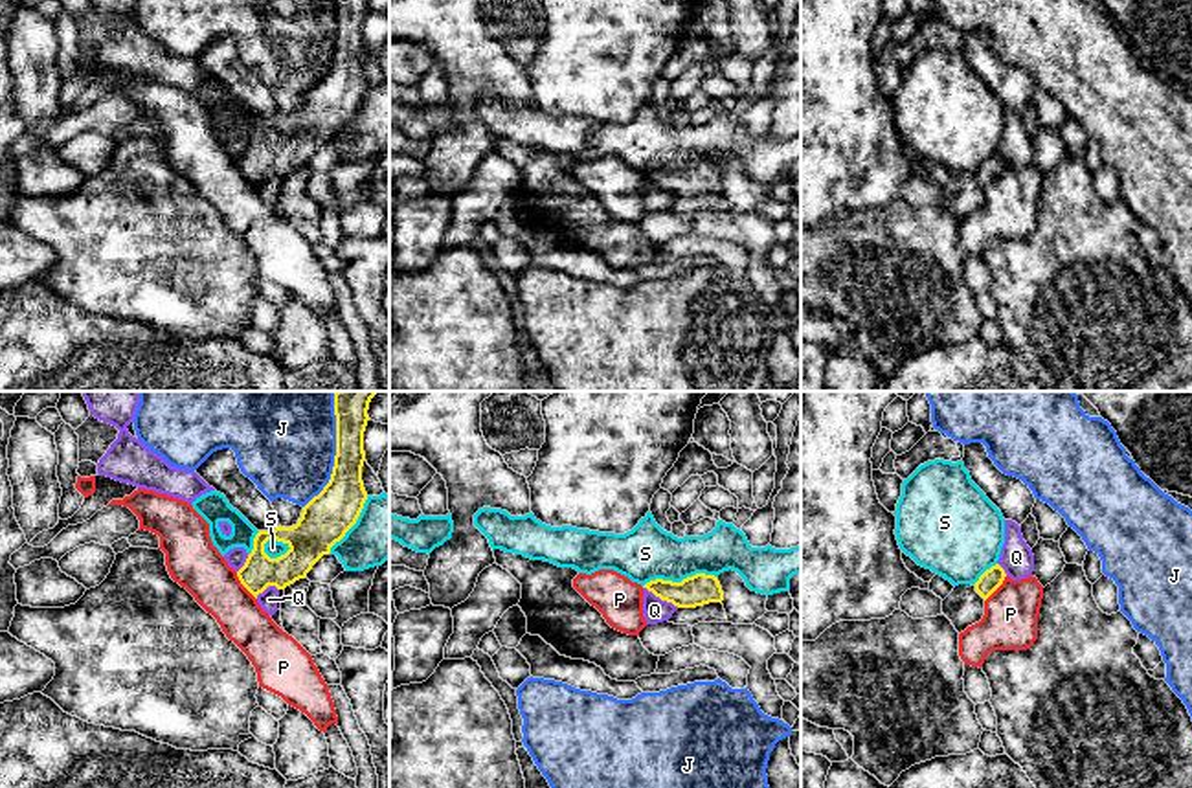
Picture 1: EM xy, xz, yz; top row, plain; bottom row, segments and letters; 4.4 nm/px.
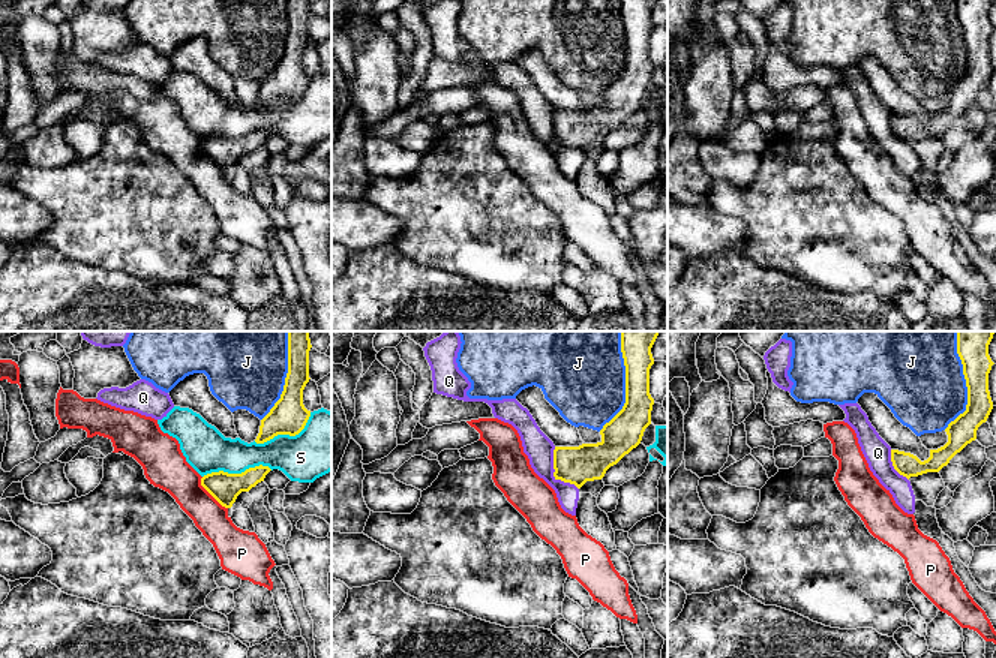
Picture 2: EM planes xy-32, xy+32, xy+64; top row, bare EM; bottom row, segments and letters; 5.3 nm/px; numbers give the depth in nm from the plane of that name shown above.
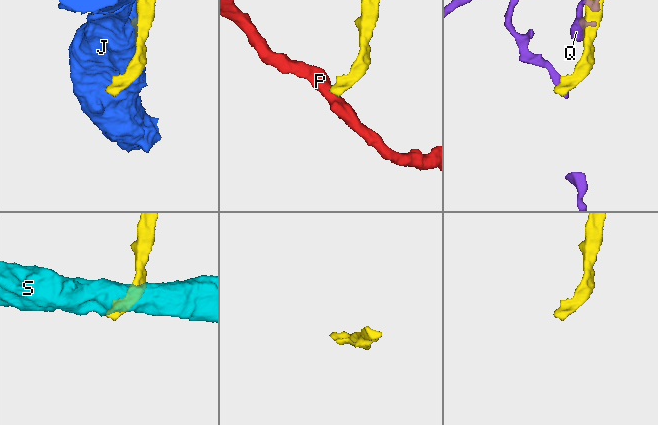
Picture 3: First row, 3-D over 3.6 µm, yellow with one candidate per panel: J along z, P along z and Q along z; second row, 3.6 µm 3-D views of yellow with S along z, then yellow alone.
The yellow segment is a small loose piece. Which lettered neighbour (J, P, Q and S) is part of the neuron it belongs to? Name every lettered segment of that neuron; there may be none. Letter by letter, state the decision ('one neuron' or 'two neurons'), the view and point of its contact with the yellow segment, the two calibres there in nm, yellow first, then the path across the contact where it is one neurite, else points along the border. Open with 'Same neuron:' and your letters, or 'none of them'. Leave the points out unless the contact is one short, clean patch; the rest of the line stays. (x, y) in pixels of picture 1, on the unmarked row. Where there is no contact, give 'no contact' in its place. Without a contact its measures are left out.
Same neuron: none of them
J: two neurons; meets yellow in xy at (335, 48); 200 nm thick on the yellow side, 380 nm on the other
P: two neurons; meets yellow in xy at (243, 173); 150 nm thick on the yellow side, 220 nm on the other; border along xy (236, 160), (241, 173), (256, 188)
Q: two neurons; meets yellow in xz at (662, 188); 140 nm thick on the yellow side, 110 nm on the other; border along xz (643, 175), (678, 195)
S: two neurons; meets yellow in xz at (678, 171); 140 nm thick on the yellow side, 240 nm on the other

